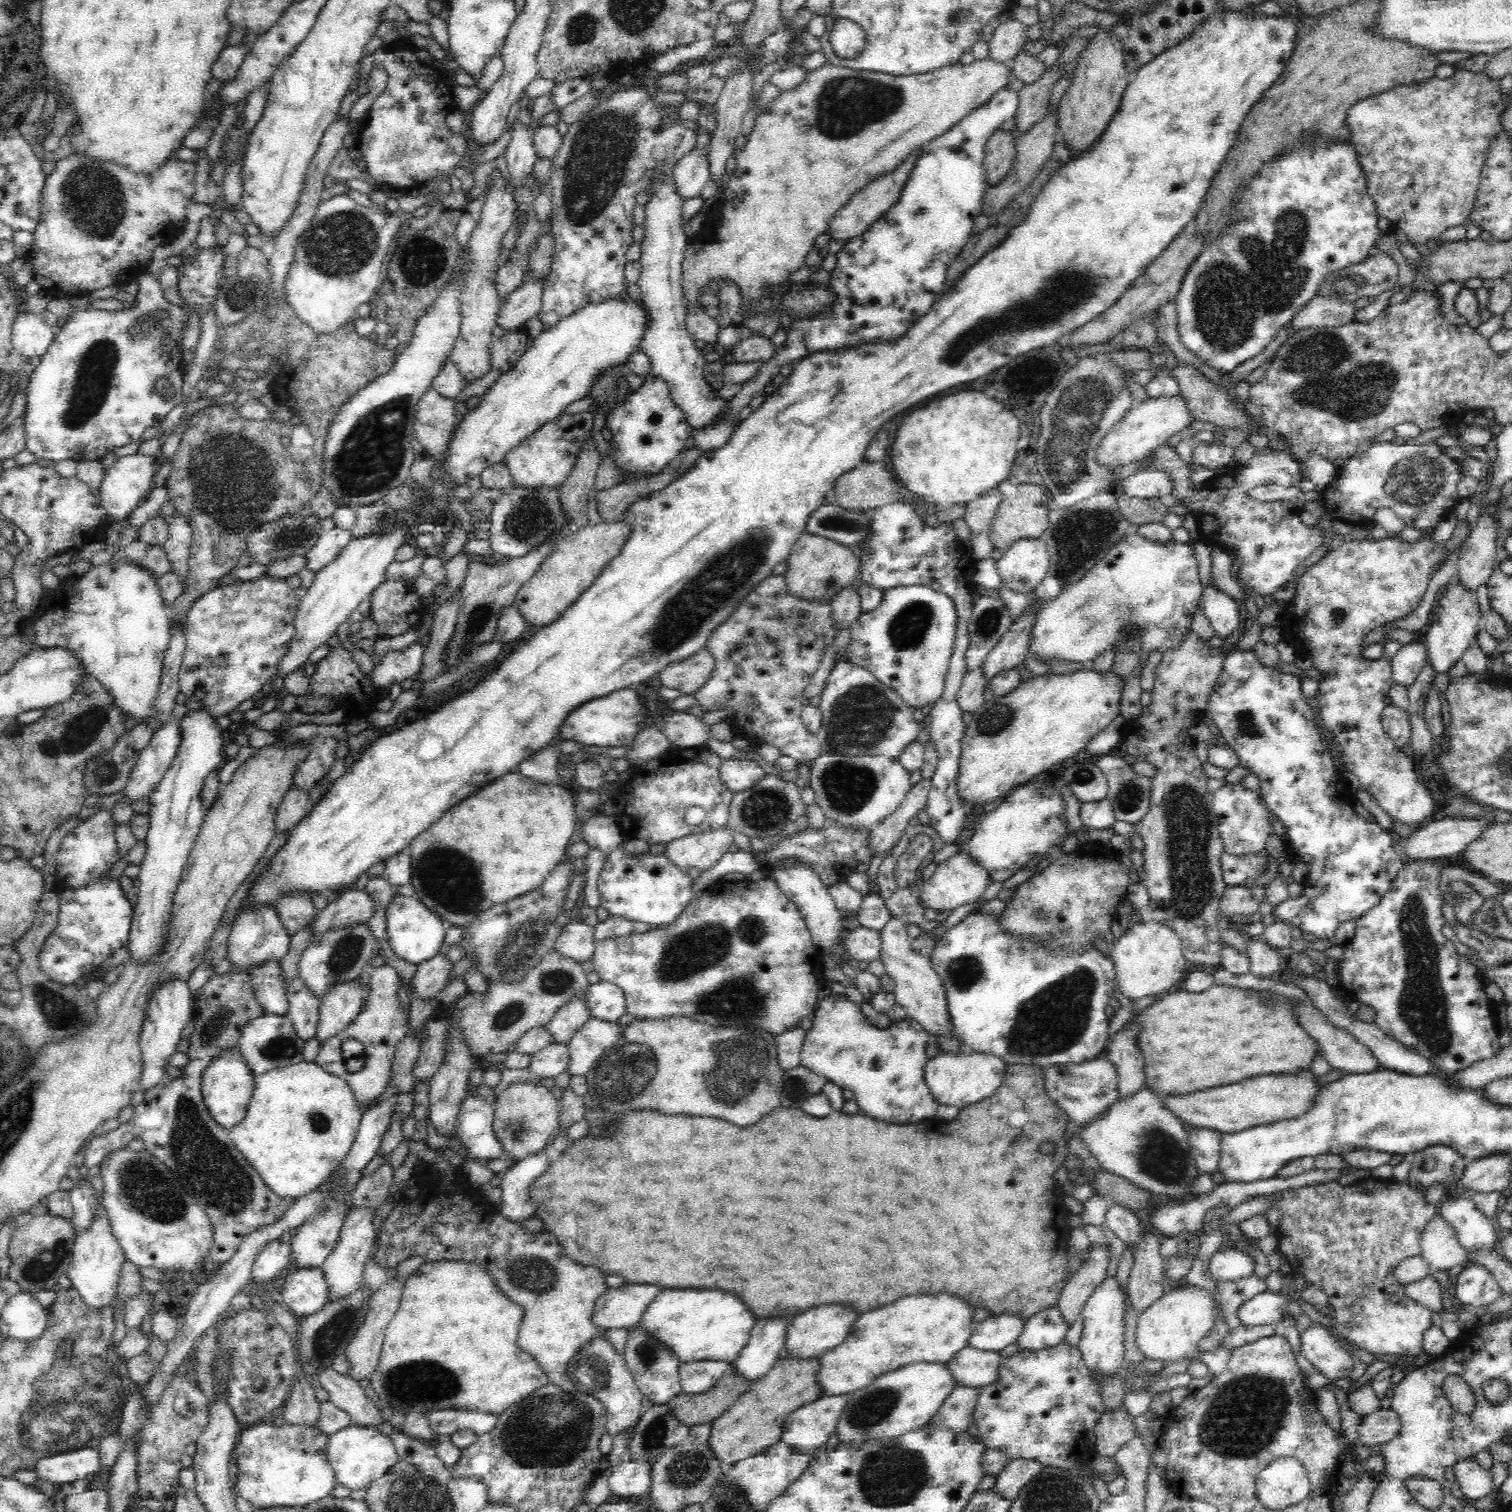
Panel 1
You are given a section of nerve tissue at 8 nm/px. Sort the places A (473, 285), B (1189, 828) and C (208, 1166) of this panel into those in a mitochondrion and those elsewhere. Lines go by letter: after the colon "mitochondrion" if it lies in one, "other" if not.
A: other
B: mitochondrion
C: mitochondrion

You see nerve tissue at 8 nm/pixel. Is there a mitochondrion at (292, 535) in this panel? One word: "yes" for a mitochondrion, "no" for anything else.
yes

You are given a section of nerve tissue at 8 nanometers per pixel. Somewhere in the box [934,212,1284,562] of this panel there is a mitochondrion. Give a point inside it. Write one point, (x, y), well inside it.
(1066, 291)

